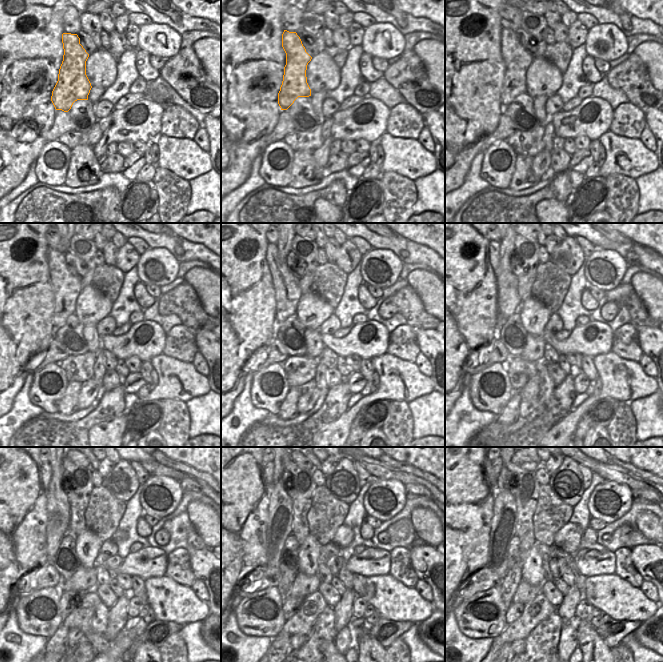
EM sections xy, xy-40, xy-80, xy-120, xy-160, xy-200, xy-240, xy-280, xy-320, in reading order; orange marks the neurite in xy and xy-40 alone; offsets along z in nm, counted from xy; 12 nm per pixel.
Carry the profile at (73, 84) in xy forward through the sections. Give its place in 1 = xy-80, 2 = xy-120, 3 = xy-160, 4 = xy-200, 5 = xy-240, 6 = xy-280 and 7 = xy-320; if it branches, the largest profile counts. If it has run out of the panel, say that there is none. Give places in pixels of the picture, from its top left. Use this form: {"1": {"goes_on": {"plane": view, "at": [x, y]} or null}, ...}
{"1": {"goes_on": {"plane": "xy-80", "at": [517, 60]}}, "2": {"goes_on": {"plane": "xy-120", "at": [67, 287]}}, "3": {"goes_on": {"plane": "xy-160", "at": [287, 290]}}, "4": {"goes_on": {"plane": "xy-200", "at": [509, 302]}}, "5": {"goes_on": {"plane": "xy-240", "at": [46, 469]}}, "6": {"goes_on": {"plane": "xy-280", "at": [269, 467]}}, "7": {"goes_on": {"plane": "xy-320", "at": [496, 467]}}}

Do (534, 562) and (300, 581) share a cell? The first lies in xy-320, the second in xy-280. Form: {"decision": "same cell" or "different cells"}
{"decision": "different cells"}

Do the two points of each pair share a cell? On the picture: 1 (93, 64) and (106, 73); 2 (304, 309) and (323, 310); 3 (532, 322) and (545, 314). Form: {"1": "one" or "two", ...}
{"1": "one", "2": "one", "3": "one"}

